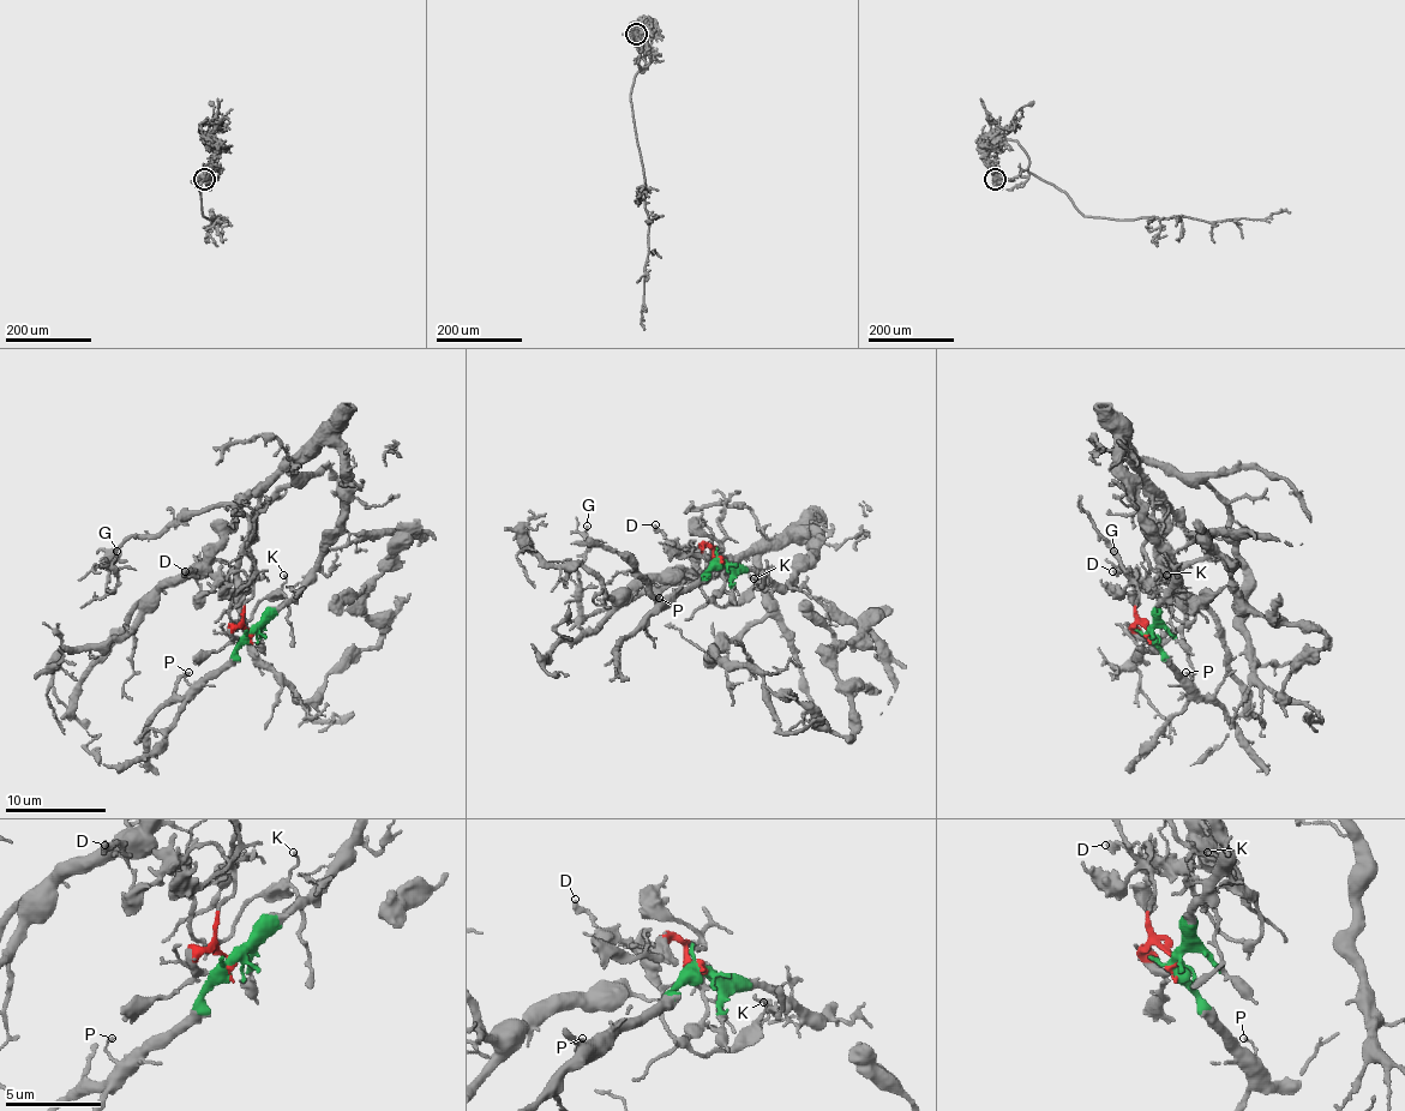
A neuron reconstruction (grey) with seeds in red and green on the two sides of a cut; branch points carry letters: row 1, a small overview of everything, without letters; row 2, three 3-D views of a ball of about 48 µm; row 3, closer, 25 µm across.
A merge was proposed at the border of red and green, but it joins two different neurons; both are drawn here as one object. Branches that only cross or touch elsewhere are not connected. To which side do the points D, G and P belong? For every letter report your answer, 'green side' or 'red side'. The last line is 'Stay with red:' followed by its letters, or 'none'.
D: red side
G: green side
P: green side
Stay with red: D

